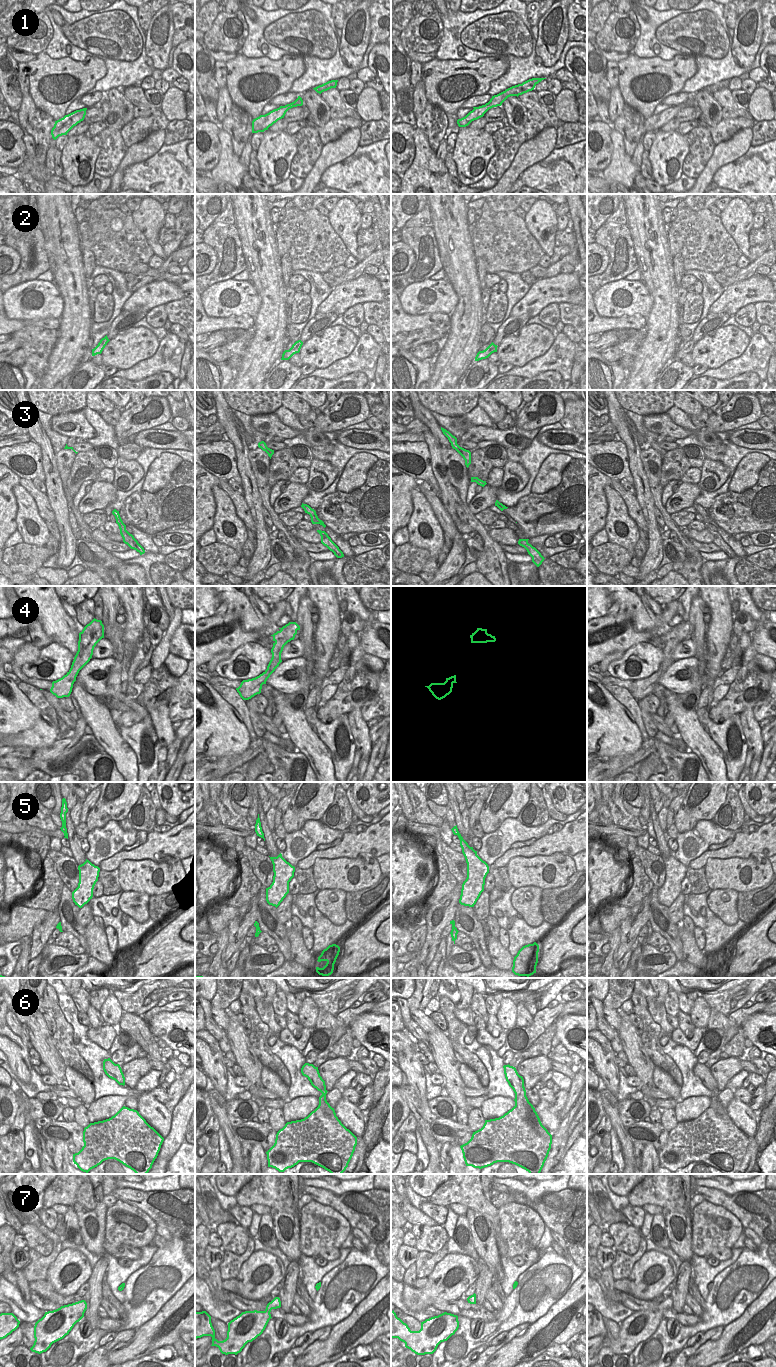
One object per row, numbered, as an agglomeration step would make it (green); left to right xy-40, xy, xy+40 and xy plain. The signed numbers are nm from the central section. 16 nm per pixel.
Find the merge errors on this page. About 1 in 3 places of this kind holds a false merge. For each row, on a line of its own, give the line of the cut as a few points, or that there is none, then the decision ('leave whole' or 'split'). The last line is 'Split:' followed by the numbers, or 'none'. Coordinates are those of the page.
1: no cut | leave whole
2: no cut | leave whole
3: no cut | leave whole
4: xy (294, 635), (291, 639) | split
5: no cut | leave whole
6: xy+40 (514, 1106), (517, 1113), (535, 1131) | split
7: no cut | leave whole
Split: 4, 6

